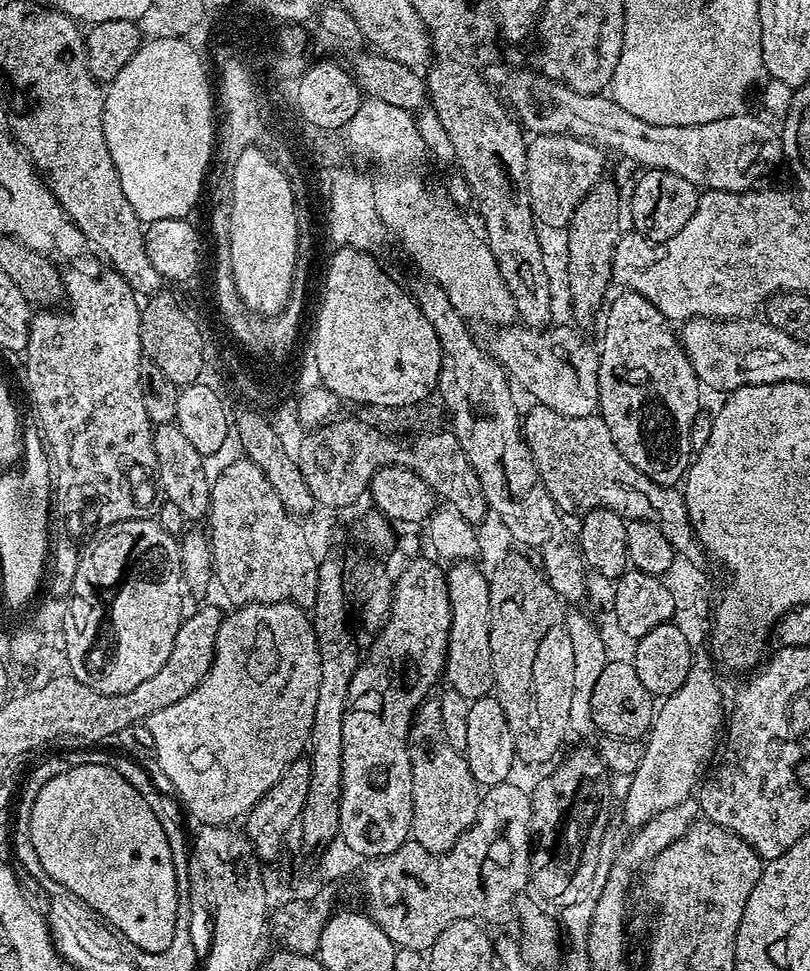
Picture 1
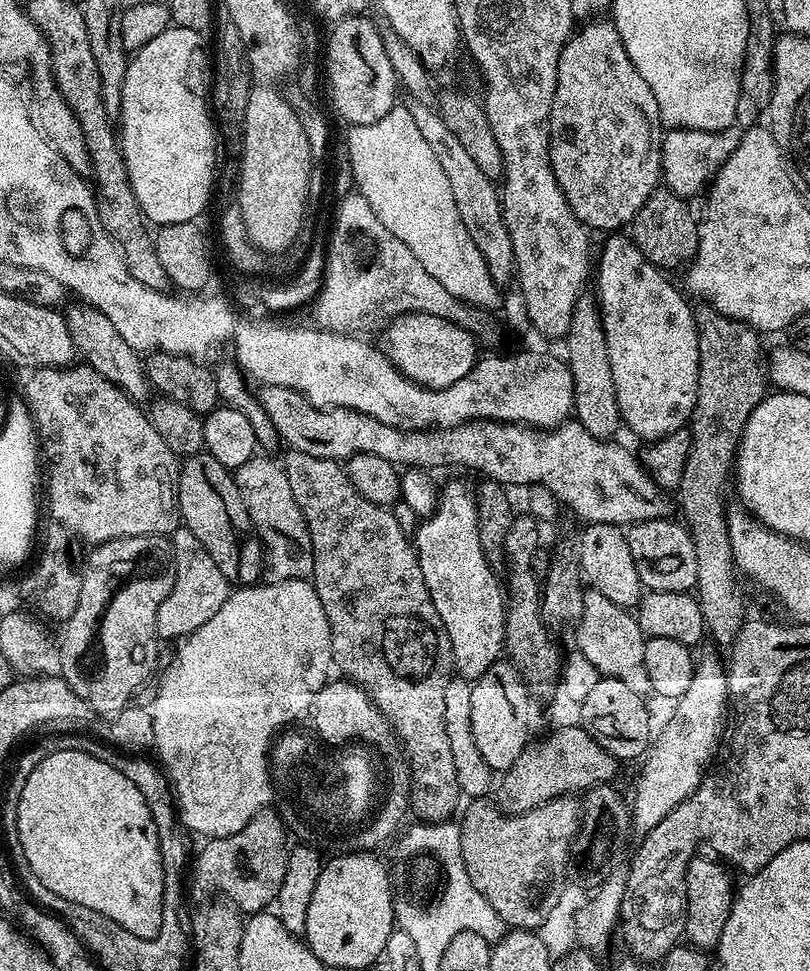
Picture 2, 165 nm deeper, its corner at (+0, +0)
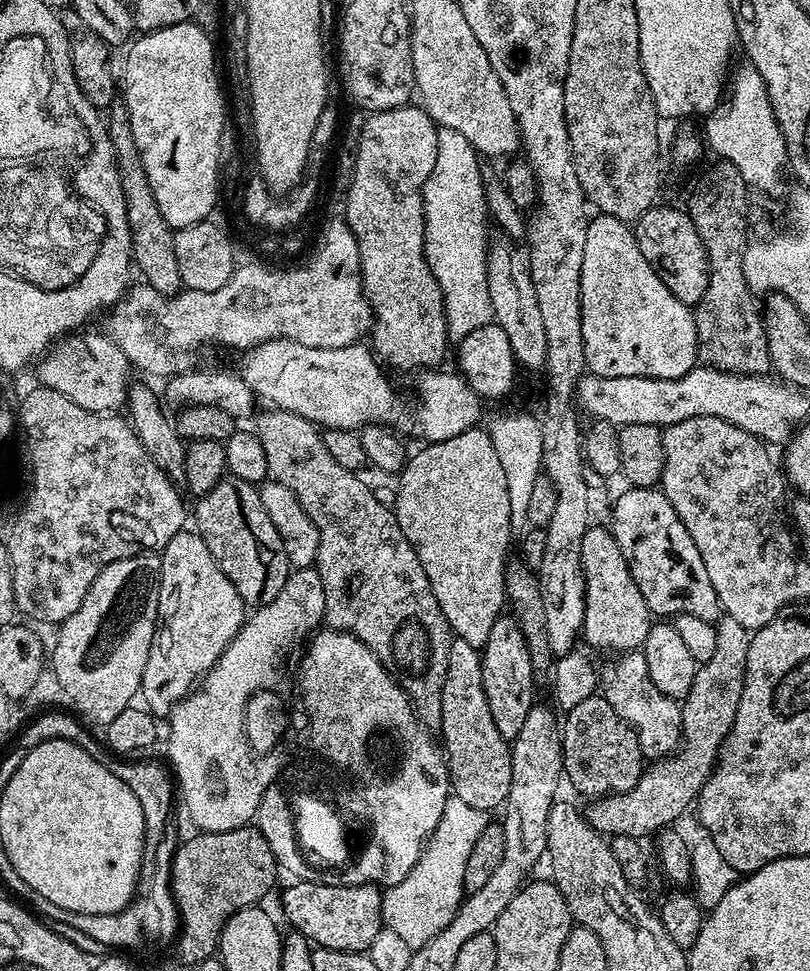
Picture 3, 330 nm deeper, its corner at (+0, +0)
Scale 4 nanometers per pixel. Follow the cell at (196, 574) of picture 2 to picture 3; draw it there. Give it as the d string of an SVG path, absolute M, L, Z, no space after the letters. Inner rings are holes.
M185 530L174 534L174 538L170 538L170 542L166 542L166 546L159 553L159 557L160 593L158 594L156 633L152 639L152 645L150 646L150 658L146 658L146 670L142 670L142 682L140 683L139 695L142 697L143 707L147 708L153 716L157 718L167 718L172 715L172 709L175 708L176 704L185 700L188 697L188 693L204 679L204 675L215 666L218 662L218 658L222 658L226 646L230 646L230 642L236 637L240 627L244 625L246 619L246 605L242 602L238 590L234 590L234 582L230 582L230 578L226 578L226 574L222 574L218 562L214 562L214 554L210 554L210 546L206 546L206 542L201 538L199 532L195 530Z

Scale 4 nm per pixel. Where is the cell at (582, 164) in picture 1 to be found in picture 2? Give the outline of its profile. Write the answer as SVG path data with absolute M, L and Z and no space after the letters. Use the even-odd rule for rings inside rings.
M593 18L581 23L564 43L564 49L558 58L558 78L548 123L548 153L550 154L550 166L554 170L554 178L558 178L558 186L562 186L562 194L566 194L566 202L570 202L570 210L574 210L574 214L584 223L585 228L589 230L601 228L604 234L612 234L617 230L627 229L631 225L638 210L642 210L646 198L650 198L650 194L655 192L661 183L661 139L662 121L658 101L654 98L654 90L646 86L646 78L642 78L634 62L630 62L630 54L626 54L626 46L622 46L618 38L618 30L613 26L611 19Z

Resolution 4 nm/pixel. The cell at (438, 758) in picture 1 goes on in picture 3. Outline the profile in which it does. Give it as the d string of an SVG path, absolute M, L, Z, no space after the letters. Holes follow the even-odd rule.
M273 407L272 412L261 411L255 417L254 431L266 453L266 466L271 479L277 480L306 510L310 522L318 526L318 554L315 570L322 578L322 590L326 594L324 624L333 632L349 632L357 636L382 662L382 666L396 679L396 684L412 703L416 717L425 729L436 730L442 718L442 682L446 678L446 658L454 639L451 628L434 598L430 578L414 554L414 546L402 534L396 513L388 508L363 484L357 473L345 470L334 462L330 450L326 450L321 429L298 414Z

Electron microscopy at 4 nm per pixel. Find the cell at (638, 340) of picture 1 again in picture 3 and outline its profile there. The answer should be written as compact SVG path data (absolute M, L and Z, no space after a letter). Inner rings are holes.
M596 214L589 219L586 230L586 254L582 254L582 290L580 291L582 302L582 346L586 354L586 368L593 376L649 376L655 380L673 380L682 378L692 368L697 367L696 332L693 309L687 304L678 302L670 290L666 290L666 282L658 278L658 274L642 258L642 250L638 250L638 242L633 225L627 220L619 220L613 216Z

